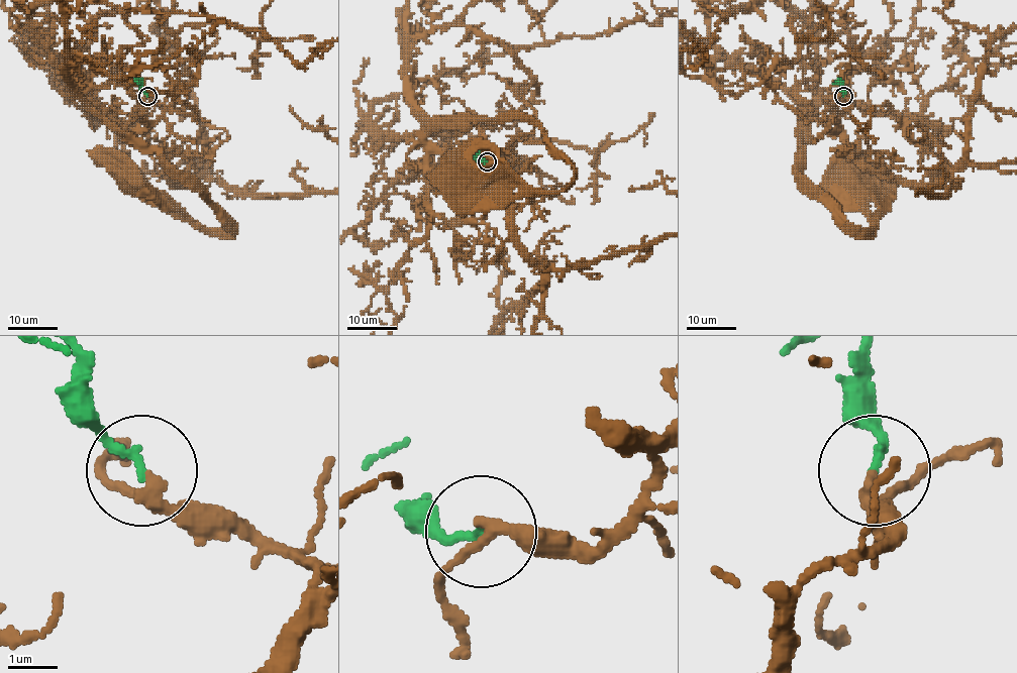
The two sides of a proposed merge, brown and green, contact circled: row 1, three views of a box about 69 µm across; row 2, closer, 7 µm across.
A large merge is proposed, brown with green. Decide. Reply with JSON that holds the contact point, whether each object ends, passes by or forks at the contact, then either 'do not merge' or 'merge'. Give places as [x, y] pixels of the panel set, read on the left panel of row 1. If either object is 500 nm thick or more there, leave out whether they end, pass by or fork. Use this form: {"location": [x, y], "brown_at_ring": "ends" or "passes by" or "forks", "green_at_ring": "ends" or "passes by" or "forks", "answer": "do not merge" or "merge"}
{"location": [147, 96], "brown_at_ring": "passes by", "green_at_ring": "ends", "answer": "merge"}

